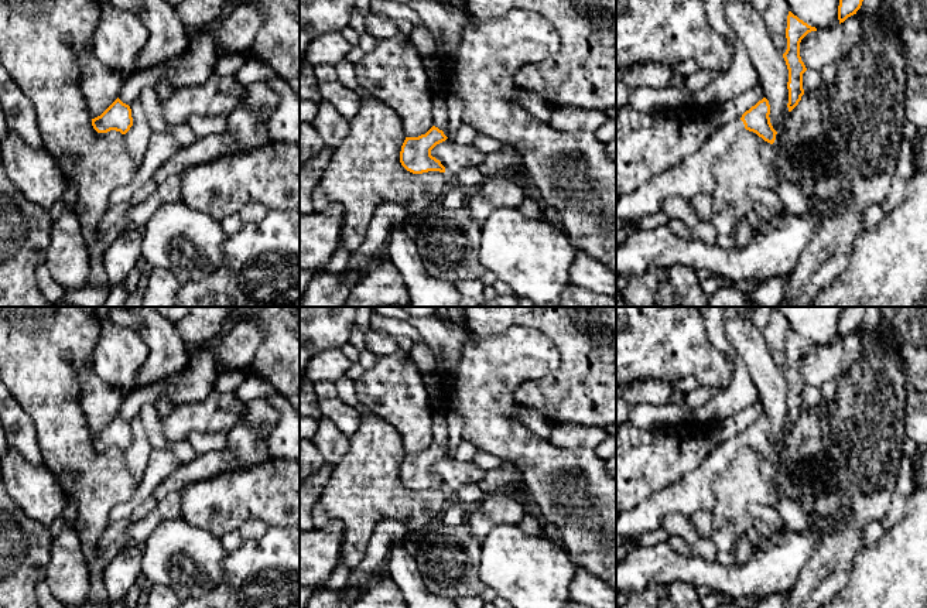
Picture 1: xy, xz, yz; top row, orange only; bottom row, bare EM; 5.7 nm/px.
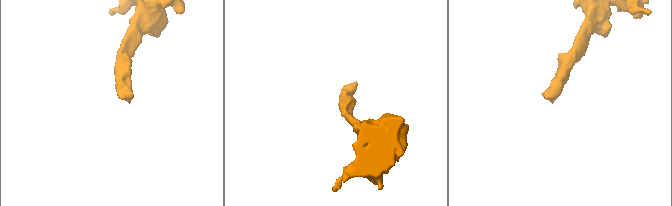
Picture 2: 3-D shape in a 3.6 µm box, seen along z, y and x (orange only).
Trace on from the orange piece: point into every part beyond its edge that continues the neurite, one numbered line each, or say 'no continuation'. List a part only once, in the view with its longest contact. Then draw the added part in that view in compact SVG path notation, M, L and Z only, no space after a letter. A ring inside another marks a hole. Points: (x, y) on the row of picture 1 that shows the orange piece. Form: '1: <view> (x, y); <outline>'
1: yz (691, 176); M740 119L722 126L698 151L650 178L633 192L616 197L616 219L637 223L642 218L657 214L661 202L670 197L711 195L715 189L712 167L728 154L743 130L746 129Z

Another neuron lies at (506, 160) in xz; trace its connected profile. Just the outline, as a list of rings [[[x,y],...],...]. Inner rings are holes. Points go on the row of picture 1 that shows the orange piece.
[[[503,146],[499,151],[488,154],[478,165],[478,170],[488,178],[496,175],[514,175],[521,170],[520,154],[509,146]]]

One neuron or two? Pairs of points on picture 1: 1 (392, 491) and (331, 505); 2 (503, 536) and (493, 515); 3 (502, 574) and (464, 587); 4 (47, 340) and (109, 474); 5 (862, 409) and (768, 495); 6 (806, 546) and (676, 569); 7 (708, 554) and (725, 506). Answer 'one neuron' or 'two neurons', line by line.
1: one neuron
2: two neurons
3: two neurons
4: one neuron
5: two neurons
6: one neuron
7: two neurons

